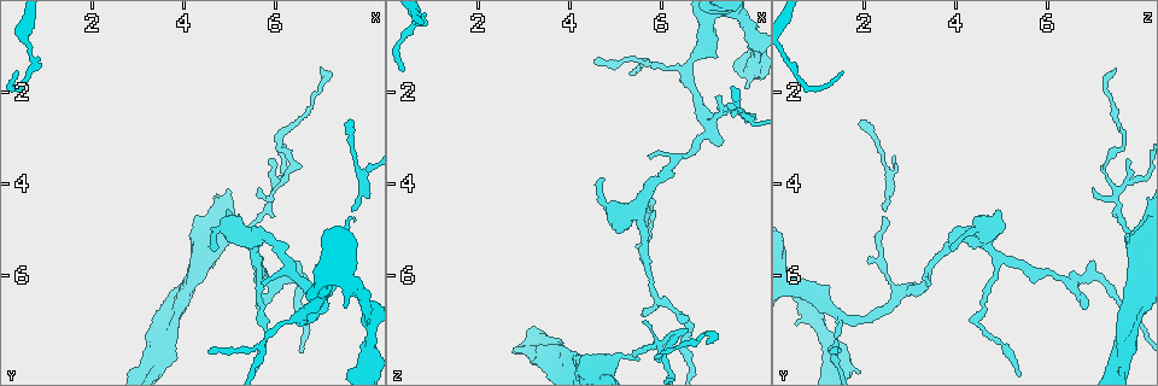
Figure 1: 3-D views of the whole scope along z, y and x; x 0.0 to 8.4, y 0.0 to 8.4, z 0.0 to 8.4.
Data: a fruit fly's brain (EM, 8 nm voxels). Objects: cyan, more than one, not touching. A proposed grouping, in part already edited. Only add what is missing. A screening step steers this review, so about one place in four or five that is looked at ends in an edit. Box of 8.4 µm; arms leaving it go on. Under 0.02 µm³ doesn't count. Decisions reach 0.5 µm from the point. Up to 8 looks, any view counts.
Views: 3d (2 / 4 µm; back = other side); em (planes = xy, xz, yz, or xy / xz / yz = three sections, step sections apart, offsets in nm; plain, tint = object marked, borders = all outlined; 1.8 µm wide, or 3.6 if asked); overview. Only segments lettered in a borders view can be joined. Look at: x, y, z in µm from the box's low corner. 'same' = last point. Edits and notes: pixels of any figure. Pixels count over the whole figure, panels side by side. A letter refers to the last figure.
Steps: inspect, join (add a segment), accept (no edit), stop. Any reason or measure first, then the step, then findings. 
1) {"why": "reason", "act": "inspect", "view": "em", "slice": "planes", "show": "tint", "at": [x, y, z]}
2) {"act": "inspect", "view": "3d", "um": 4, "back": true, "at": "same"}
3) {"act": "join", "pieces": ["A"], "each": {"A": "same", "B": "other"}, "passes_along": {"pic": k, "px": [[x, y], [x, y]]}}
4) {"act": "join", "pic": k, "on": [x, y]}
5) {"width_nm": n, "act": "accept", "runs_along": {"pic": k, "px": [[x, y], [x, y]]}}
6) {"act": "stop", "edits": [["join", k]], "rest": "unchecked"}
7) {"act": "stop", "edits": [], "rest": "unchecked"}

{"why": "free end", "act": "inspect", "view": "em", "slice": "xz", "step": 4, "show": "tint", "at": [7.50, 2.70, 1.90]}

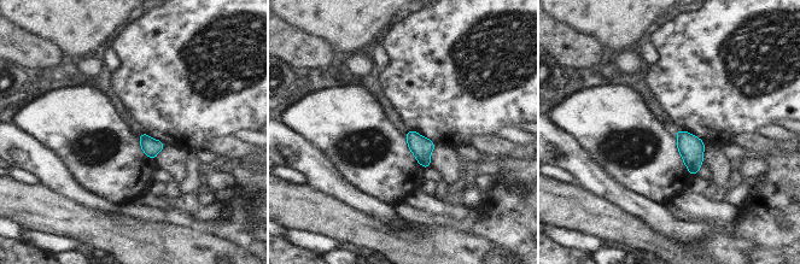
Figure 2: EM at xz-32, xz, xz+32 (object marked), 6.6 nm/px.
{"why": "another direction", "act": "inspect", "view": "em", "slice": "planes", "show": "borders", "at": "same"}

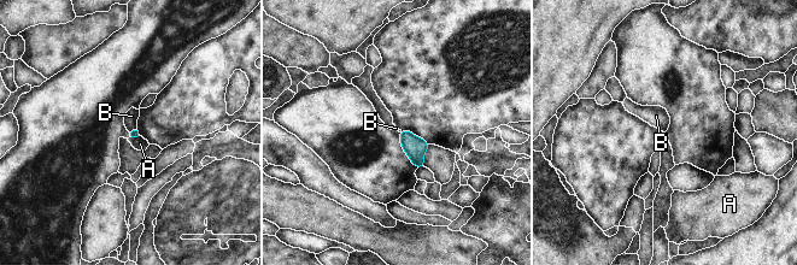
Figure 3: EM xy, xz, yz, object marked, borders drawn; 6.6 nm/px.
{"width_nm": 70, "act": "accept", "each": {"A": "other", "B": "other"}, "border": {"pic": 3, "px": [[136, 125], [128, 131]]}, "found": "no lettered segment goes on from it"}

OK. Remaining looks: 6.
{"why": "tapers out", "act": "inspect", "view": "em", "slice": "yz", "step": 16, "show": "tint", "at": [4.75, 5.45, 3.95]}

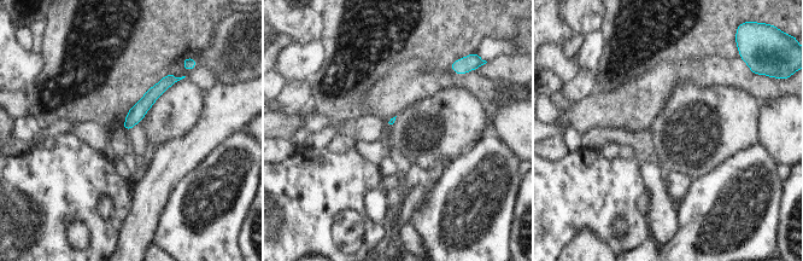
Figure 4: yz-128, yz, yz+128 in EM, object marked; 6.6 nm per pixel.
{"why": "another direction", "act": "inspect", "view": "em", "slice": "xy", "step": 16, "show": "borders", "at": "same"}

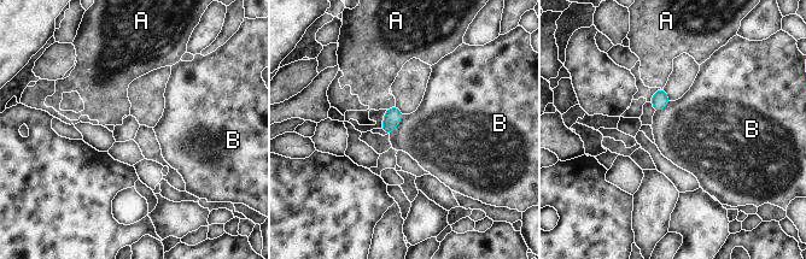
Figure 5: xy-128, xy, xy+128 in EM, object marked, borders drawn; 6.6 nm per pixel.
{"act": "accept", "each": {"A": "other", "B": "other"}, "border": {"pic": 5, "px": [[403, 115], [390, 135]]}, "found": "none of them fits"}

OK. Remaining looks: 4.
{"why": "two arms in line, one across", "act": "inspect", "view": "3d", "um": 4, "at": [3.40, 7.80, 7.65]}

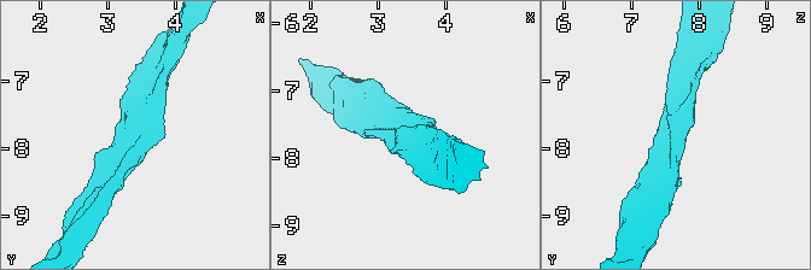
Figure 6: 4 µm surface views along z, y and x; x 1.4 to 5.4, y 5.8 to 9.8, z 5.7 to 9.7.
{"arms": 3, "arm_widths_nm": [200, 220, 280], "why": "now the EM", "act": "inspect", "view": "em", "slice": "planes", "show": "borders", "at": [3.40, 7.75, 7.65]}

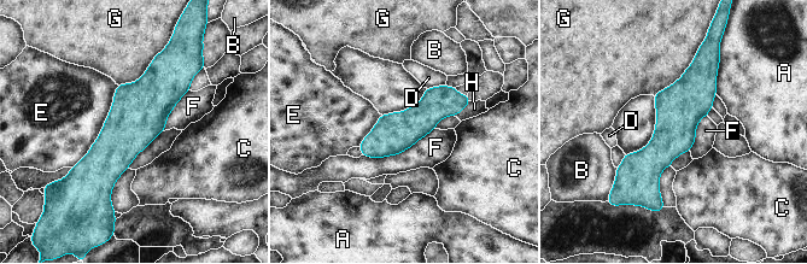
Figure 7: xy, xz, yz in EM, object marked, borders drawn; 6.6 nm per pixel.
{"longest_contact_nm": ["E", 650], "act": "join", "pieces": ["H"], "each": {"A": "other", "B": "other", "C": "other", "D": "other", "E": "other", "F": "other", "G": "other", "H": "same"}, "passes_along": {"pic": 7, "px": [[437, 103], [462, 109], [474, 109]]}, "found": "it goes on there"}

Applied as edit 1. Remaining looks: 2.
{"act": "stop", "edits": [["join", 7]], "rest": "unchecked"}

